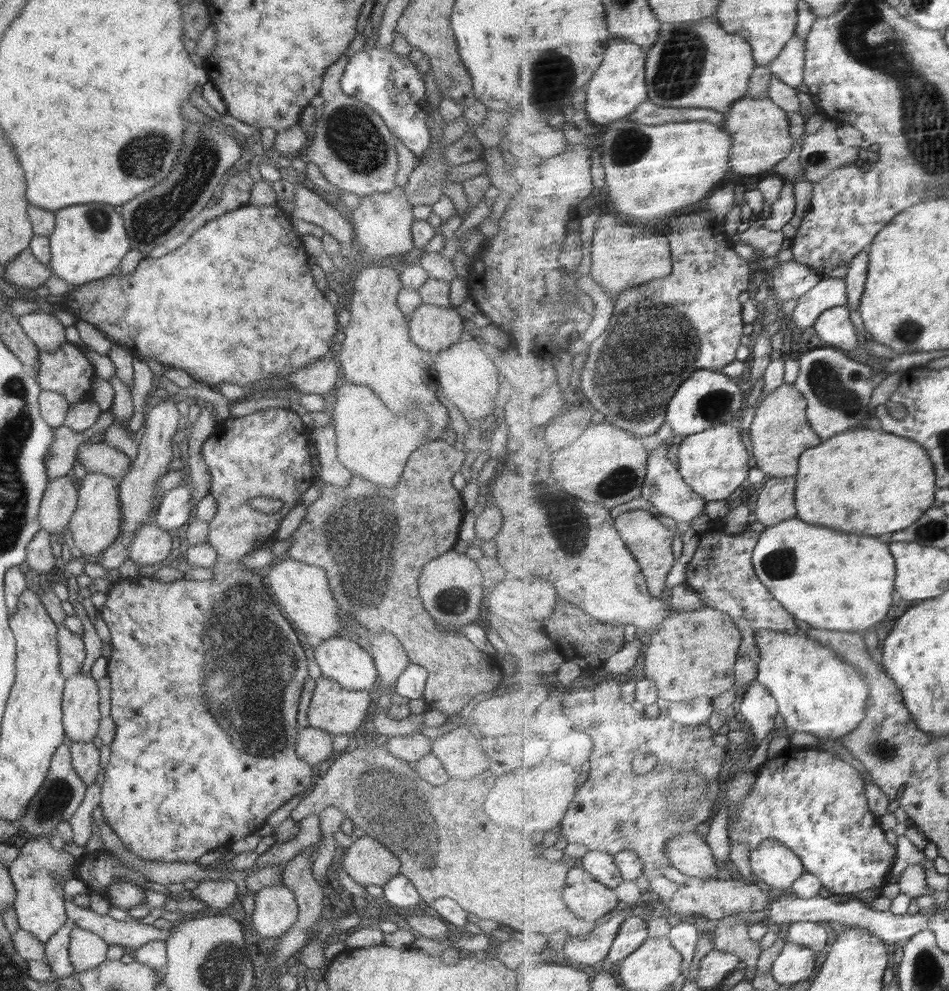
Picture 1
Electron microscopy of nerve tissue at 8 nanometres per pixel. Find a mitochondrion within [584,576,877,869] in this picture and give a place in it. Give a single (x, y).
(689, 788)

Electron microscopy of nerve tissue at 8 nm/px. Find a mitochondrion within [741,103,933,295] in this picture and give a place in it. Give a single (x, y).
(820, 158)

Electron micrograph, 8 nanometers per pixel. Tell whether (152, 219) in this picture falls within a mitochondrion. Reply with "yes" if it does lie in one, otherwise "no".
yes

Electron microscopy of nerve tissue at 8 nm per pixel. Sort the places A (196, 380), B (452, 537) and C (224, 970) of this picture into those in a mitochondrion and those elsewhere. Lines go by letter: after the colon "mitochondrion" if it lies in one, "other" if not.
A: other
B: other
C: mitochondrion

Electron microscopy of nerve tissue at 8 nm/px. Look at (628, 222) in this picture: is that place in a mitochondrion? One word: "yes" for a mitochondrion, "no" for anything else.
no

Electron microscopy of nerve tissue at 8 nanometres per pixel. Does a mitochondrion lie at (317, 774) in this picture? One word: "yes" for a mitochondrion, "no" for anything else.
no

